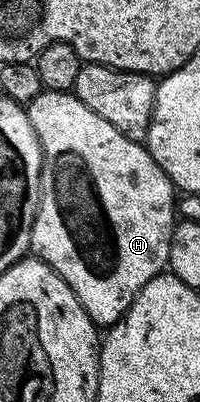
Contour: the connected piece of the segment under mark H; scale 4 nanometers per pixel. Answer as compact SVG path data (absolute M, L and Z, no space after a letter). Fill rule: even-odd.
M43 90L37 98L30 101L26 113L32 122L32 130L36 130L42 147L42 197L38 203L38 213L30 235L30 252L48 266L52 266L52 270L56 270L56 274L60 274L60 278L64 278L64 282L68 282L68 286L72 286L72 294L76 294L76 298L84 306L84 310L90 315L94 324L99 326L115 324L117 320L126 315L126 311L132 306L138 291L152 278L163 275L164 269L170 263L168 250L172 230L176 223L175 186L168 178L168 174L164 174L164 170L160 170L160 166L146 149L145 143L120 134L120 130L116 130L116 126L104 122L104 118L100 118L100 114L88 110L88 106L84 106L84 102L80 102L80 98L76 98L73 91L47 92Z

